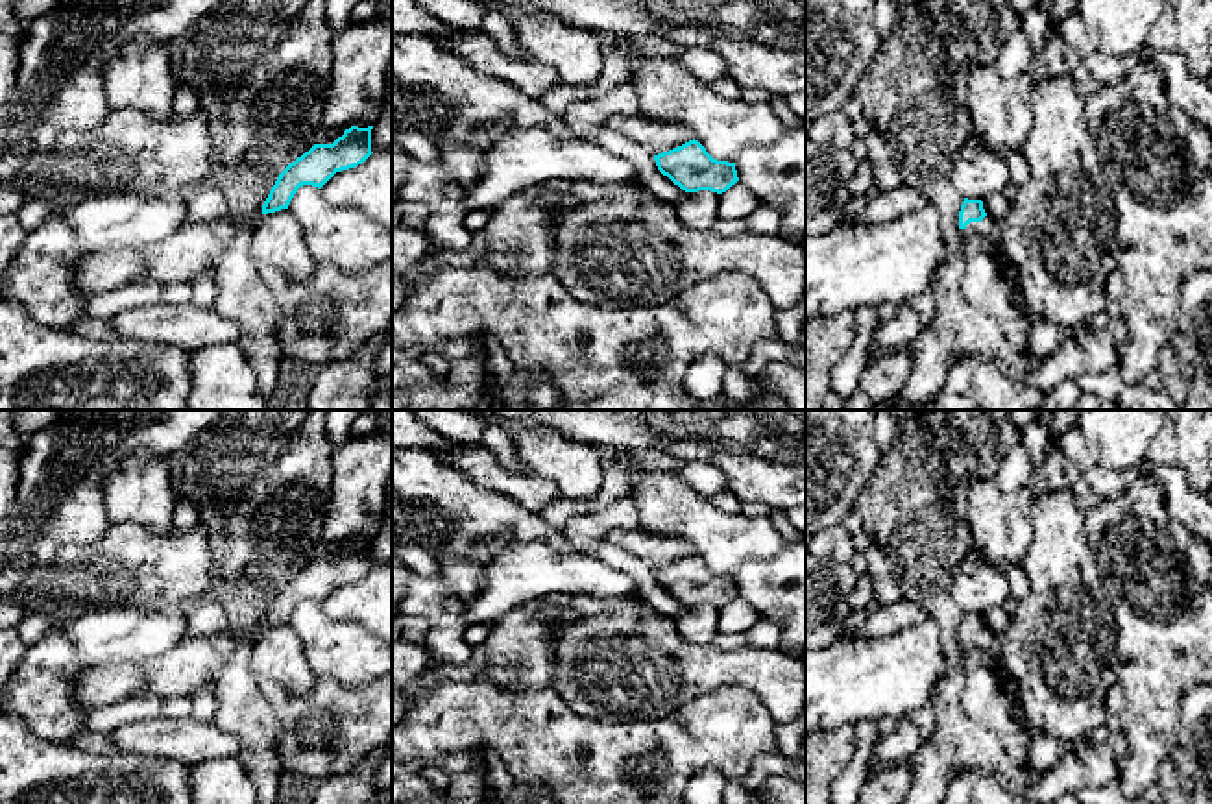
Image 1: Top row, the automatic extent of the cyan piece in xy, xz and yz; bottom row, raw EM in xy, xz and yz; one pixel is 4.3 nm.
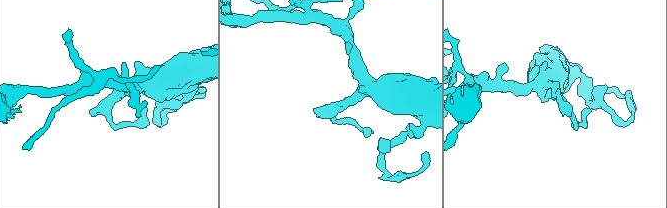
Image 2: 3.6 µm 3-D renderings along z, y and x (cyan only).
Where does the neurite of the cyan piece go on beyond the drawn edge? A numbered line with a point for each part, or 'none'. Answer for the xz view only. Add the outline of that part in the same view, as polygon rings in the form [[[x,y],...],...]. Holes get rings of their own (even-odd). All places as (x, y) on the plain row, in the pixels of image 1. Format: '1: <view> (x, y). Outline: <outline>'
none

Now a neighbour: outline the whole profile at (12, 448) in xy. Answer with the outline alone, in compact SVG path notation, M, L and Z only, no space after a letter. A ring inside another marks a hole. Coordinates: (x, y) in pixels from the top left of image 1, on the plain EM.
M15 434L0 438L0 519L11 510L20 475L20 458L28 438Z

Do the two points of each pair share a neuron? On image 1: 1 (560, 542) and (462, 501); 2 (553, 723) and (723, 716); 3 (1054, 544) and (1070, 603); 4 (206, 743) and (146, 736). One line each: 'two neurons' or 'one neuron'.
1: one neuron
2: one neuron
3: one neuron
4: one neuron

